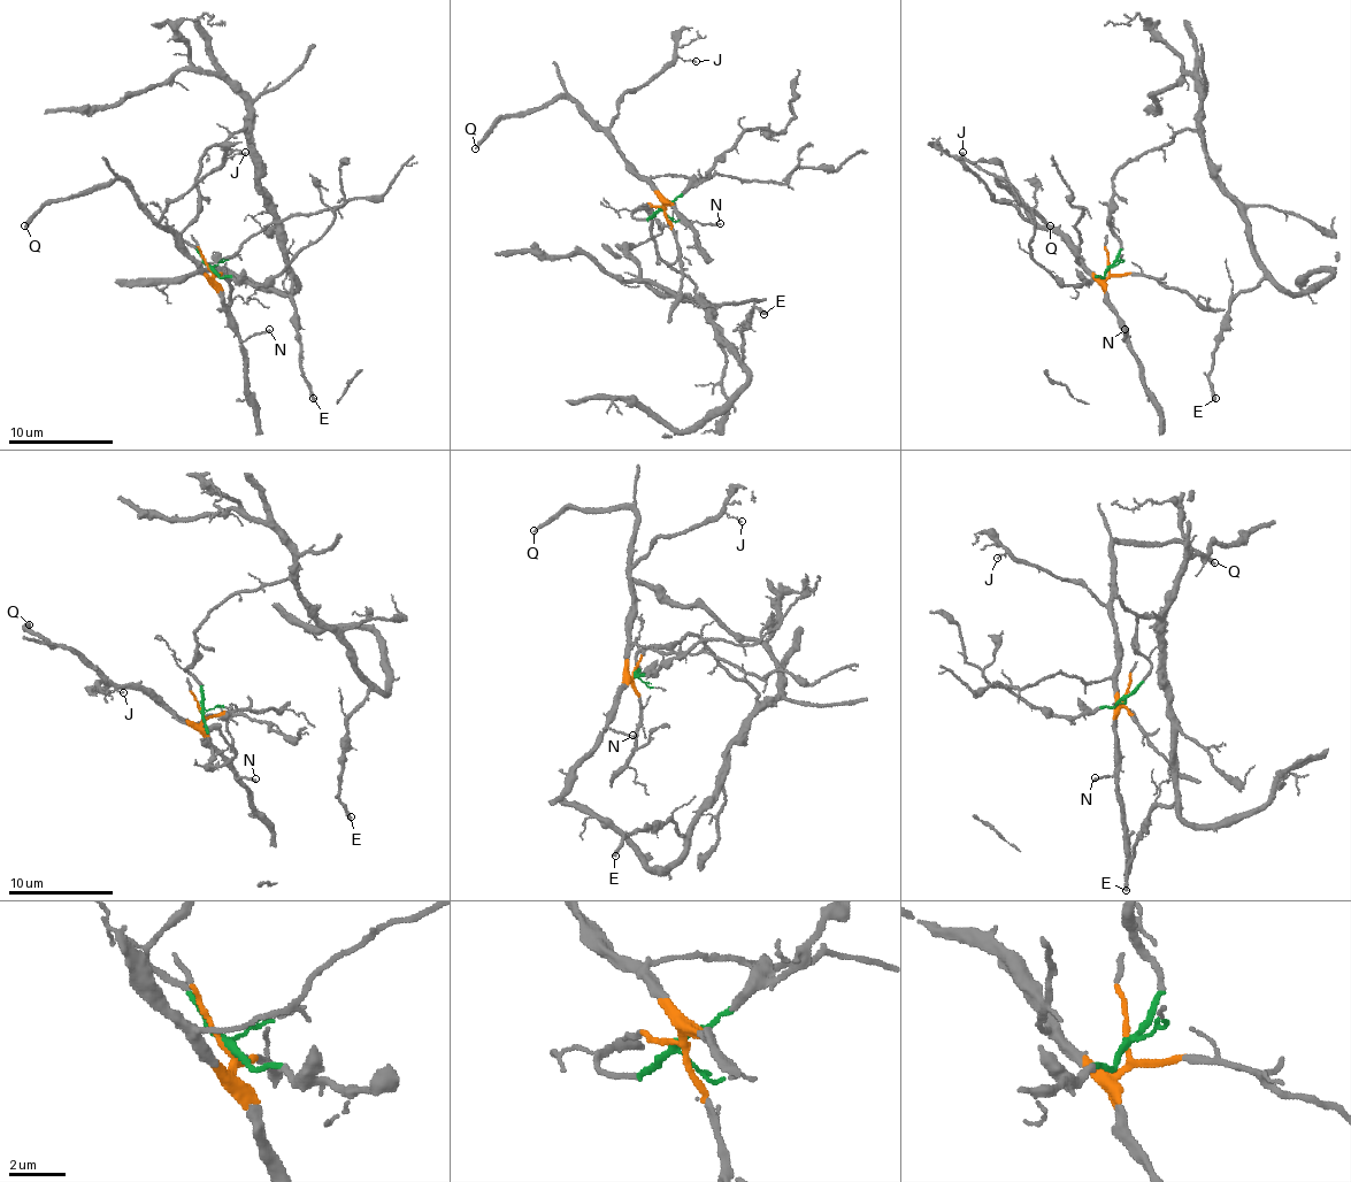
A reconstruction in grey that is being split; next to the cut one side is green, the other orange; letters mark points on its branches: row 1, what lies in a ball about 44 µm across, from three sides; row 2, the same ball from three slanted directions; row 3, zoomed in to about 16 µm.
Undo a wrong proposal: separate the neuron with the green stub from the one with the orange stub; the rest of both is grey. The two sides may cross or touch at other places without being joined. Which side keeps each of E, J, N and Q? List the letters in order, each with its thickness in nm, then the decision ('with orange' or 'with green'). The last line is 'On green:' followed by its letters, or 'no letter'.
E: 240 nm | with green
J: 110 nm | with orange
N: 150 nm | with orange
Q: 240 nm | with orange
On green: E

